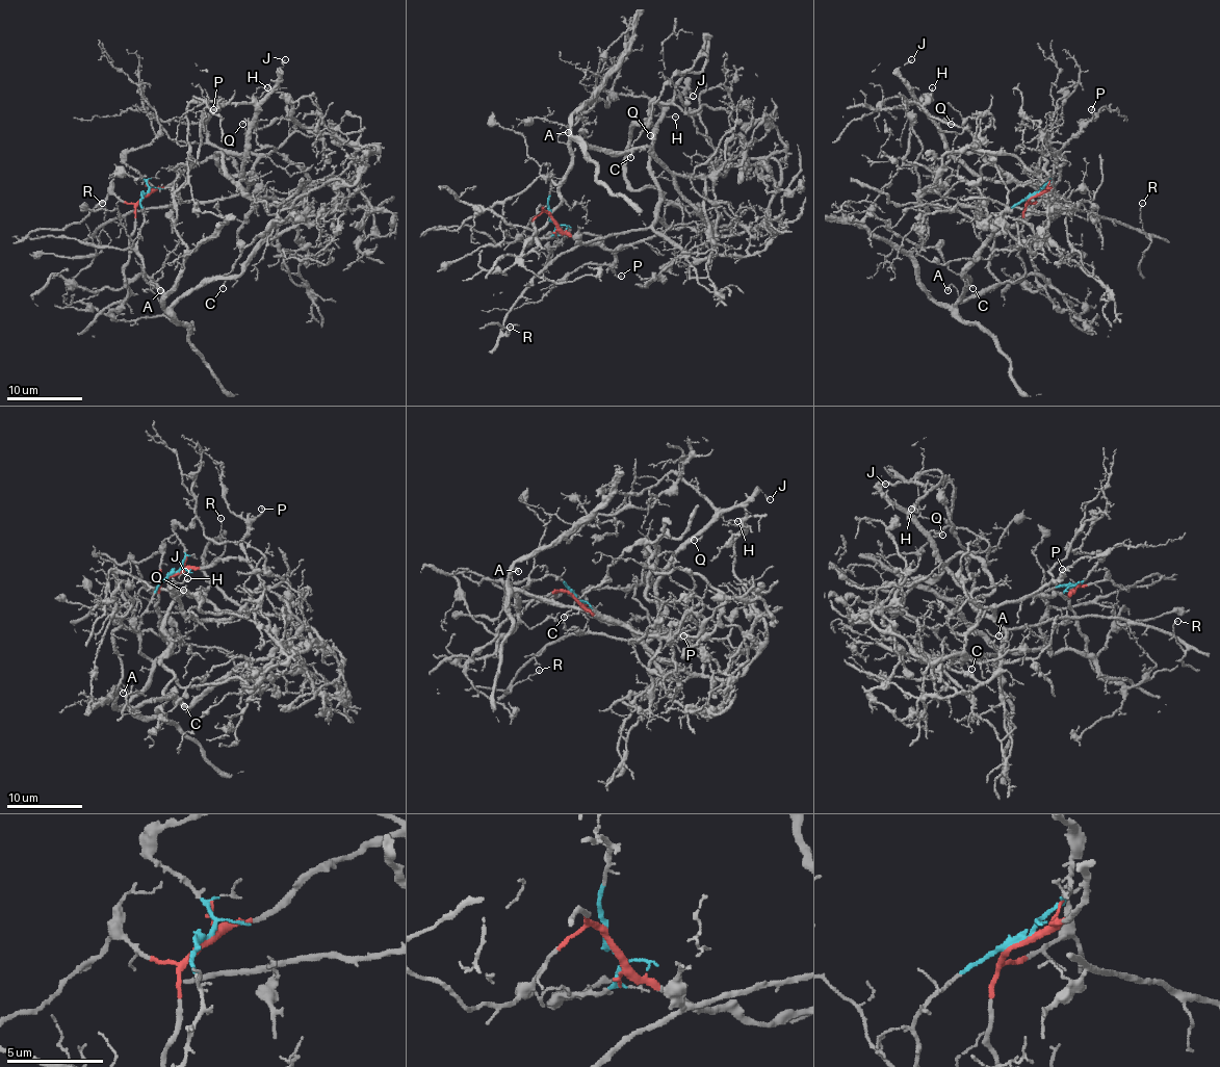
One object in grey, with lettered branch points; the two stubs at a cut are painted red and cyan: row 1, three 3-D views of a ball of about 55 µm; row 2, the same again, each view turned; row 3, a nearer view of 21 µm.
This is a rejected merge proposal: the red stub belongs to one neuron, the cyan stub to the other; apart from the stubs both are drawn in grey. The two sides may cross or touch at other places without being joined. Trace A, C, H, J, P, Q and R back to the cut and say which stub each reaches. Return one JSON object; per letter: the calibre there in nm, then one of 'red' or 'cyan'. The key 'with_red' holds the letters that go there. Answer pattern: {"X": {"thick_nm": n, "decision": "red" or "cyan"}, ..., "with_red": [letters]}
{"A": {"thick_nm": 120, "decision": "cyan"}, "C": {"thick_nm": 120, "decision": "cyan"}, "H": {"thick_nm": 130, "decision": "red"}, "J": {"thick_nm": 120, "decision": "red"}, "P": {"thick_nm": 140, "decision": "red"}, "Q": {"thick_nm": 140, "decision": "red"}, "R": {"thick_nm": 80, "decision": "red"}, "with_red": ["H", "J", "P", "Q", "R"]}

